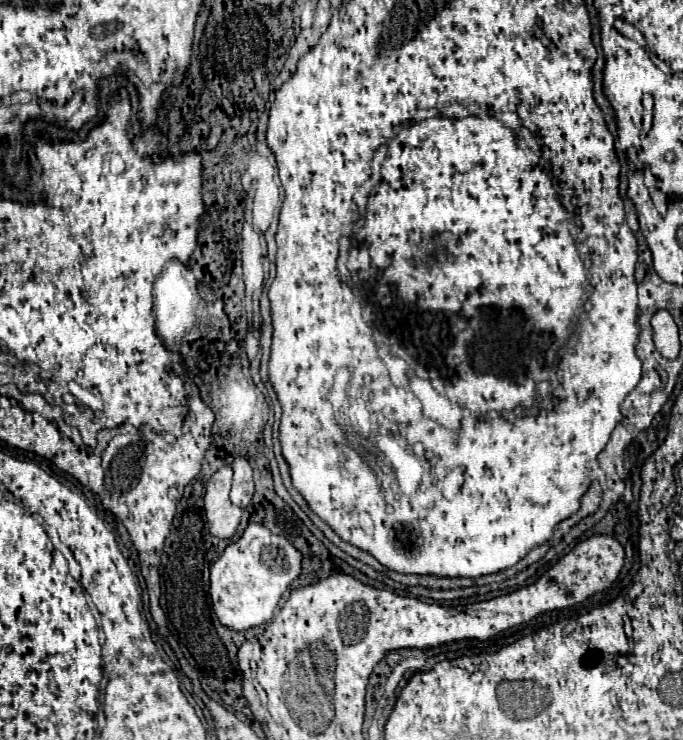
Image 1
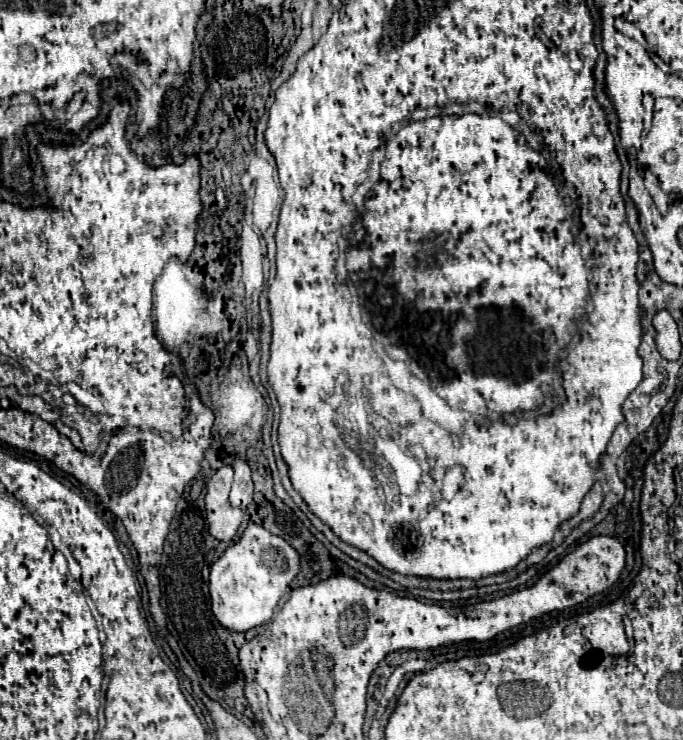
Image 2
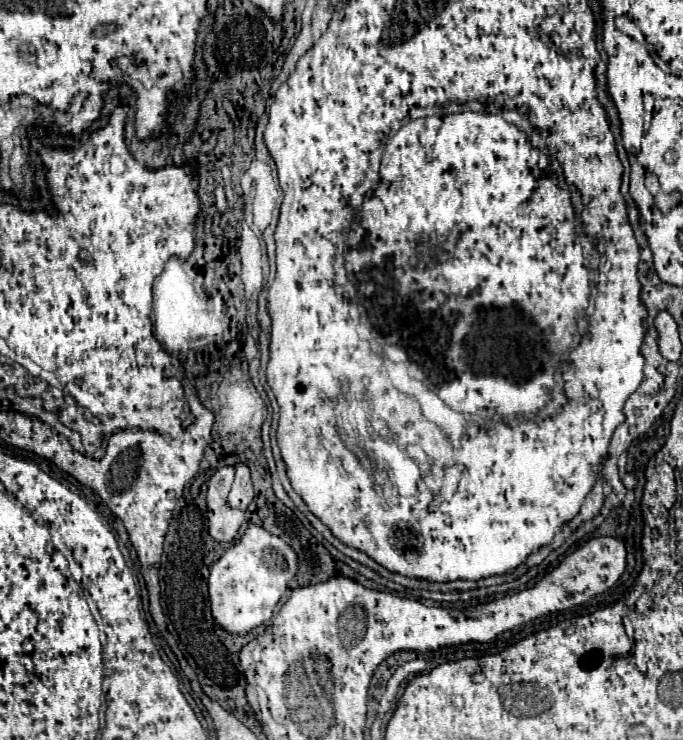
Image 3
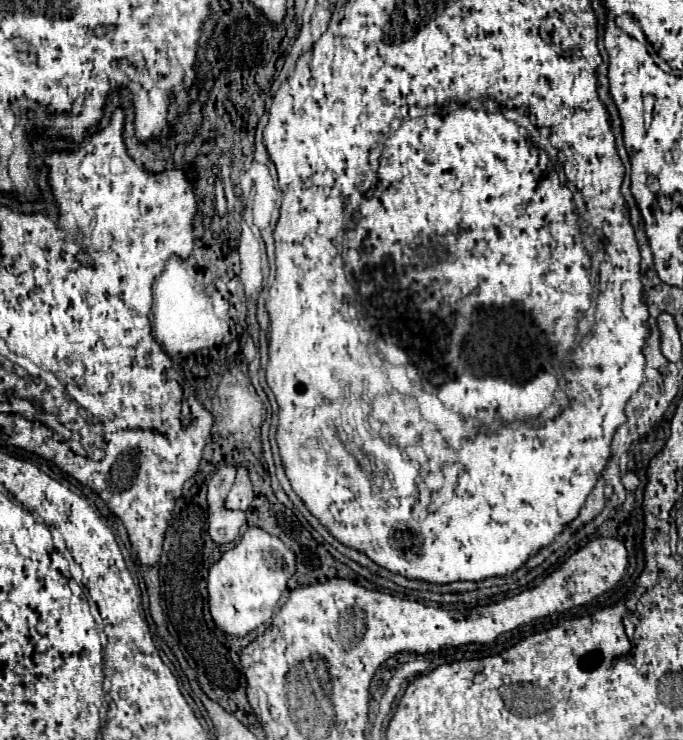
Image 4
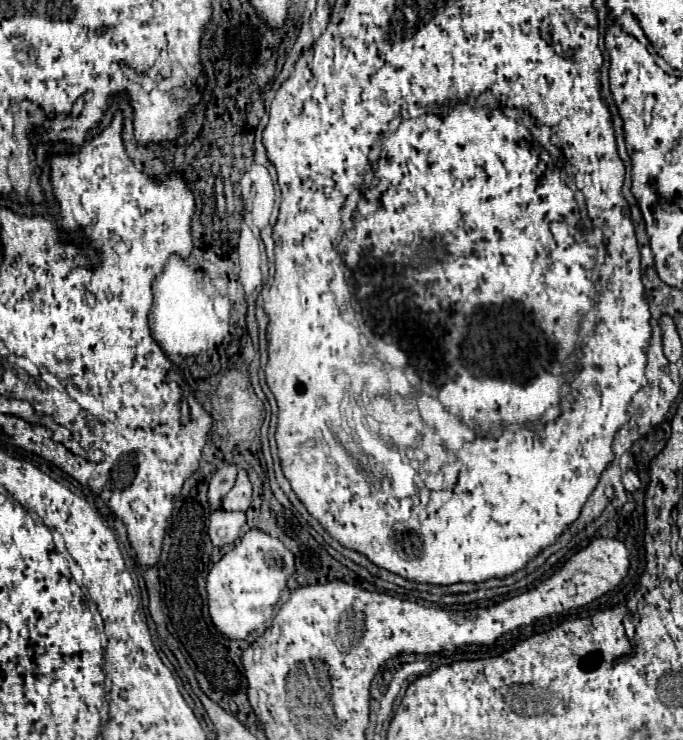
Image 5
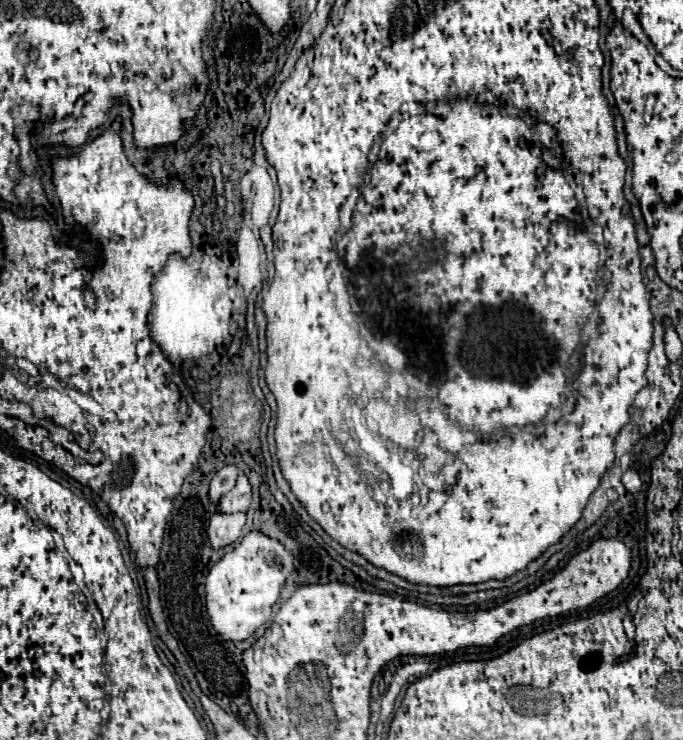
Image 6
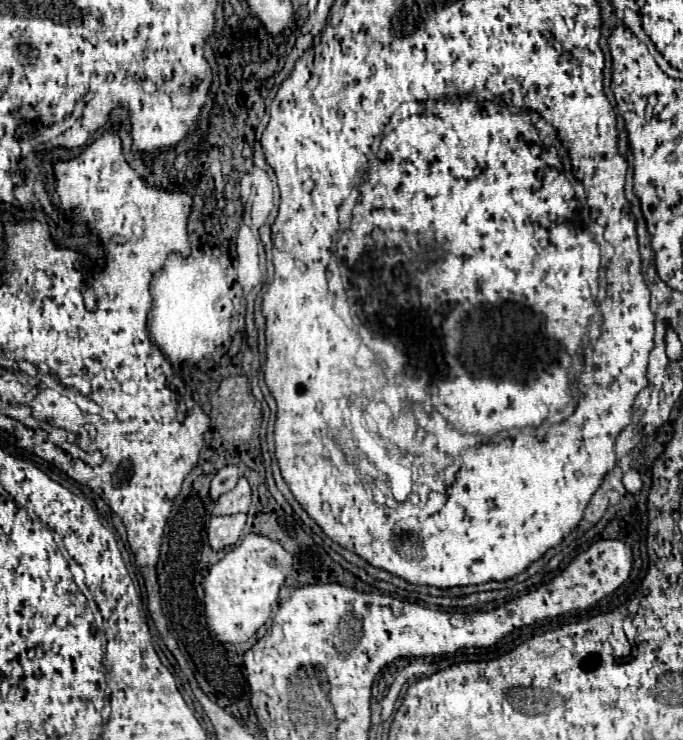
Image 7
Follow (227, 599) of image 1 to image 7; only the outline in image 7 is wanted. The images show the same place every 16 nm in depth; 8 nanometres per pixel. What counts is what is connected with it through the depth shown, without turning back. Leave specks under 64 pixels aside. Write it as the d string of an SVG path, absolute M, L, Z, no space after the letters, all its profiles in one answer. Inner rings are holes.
M248 534L244 542L216 562L204 580L206 622L224 644L240 644L256 634L270 618L270 606L278 598L284 578L292 570L292 556L274 540Z

